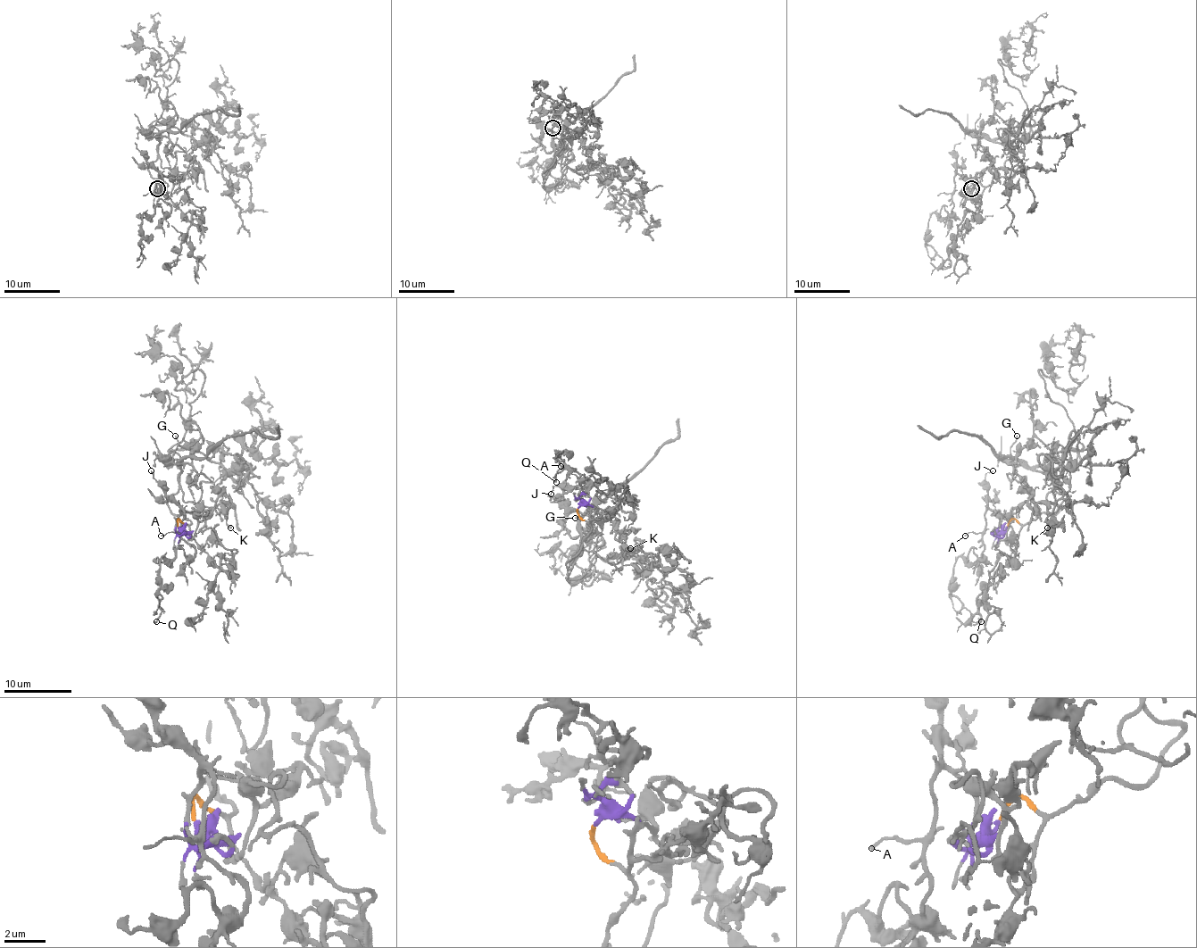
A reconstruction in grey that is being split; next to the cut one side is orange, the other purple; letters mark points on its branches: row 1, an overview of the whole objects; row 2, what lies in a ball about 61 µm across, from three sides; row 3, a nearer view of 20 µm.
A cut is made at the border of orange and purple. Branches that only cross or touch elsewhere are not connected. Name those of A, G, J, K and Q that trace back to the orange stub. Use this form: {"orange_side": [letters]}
{"orange_side": ["G", "K"]}

